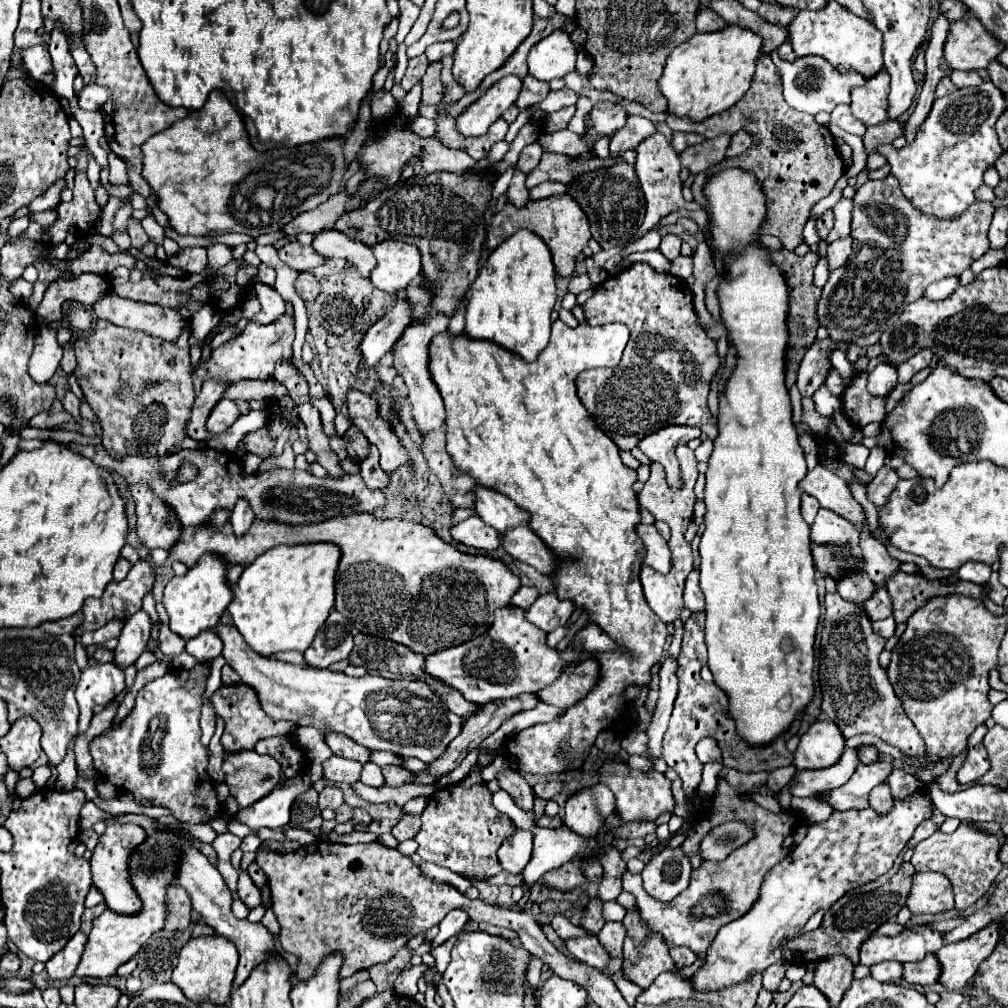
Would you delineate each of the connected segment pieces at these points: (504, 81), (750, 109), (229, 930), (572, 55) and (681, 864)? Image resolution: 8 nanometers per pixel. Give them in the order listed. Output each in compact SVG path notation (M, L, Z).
M506 75L494 83L474 105L470 105L460 117L456 117L458 131L466 137L478 137L488 131L488 127L518 99L522 89L522 79L516 75Z
M768 55L758 59L756 73L746 95L734 107L722 111L722 117L718 113L704 121L692 121L690 117L678 117L666 111L666 123L672 131L700 133L704 137L736 133L738 129L746 129L754 135L754 145L740 157L726 159L722 167L742 167L746 171L754 171L756 177L764 183L768 221L762 227L762 235L780 237L788 251L794 251L804 241L802 231L814 207L816 193L818 197L830 195L834 183L844 175L846 169L828 127L816 123L812 115L794 111L786 105L782 99L782 79L778 67Z
M186 847L186 851L182 851L182 863L180 863L180 873L178 873L176 883L188 891L190 901L192 901L192 909L200 915L200 919L204 923L208 923L210 927L214 927L218 935L230 939L236 945L236 949L240 953L240 963L238 963L238 969L236 969L234 987L242 985L248 979L254 965L258 965L258 963L262 963L262 961L266 961L268 957L274 955L272 933L262 923L250 923L250 921L238 919L232 913L232 891L228 889L226 881L218 873L218 869L198 849Z
M554 31L546 39L538 41L528 55L530 75L536 79L552 81L562 79L576 67L578 51L566 31Z
M664 849L642 871L644 889L658 901L672 901L688 887L690 859L676 849Z

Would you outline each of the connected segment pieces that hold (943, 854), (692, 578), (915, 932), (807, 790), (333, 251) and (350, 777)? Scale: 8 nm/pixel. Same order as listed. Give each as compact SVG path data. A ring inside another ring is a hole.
M960 823L960 827L950 835L936 831L932 837L914 847L910 863L916 867L916 871L940 871L952 881L956 895L954 909L958 913L966 911L982 895L986 895L1002 869L1002 863L998 861L998 837L976 829L972 823Z
M692 569L690 575L686 577L686 583L684 583L684 603L690 611L702 611L704 609L704 595L698 587L698 575L700 575L700 571Z
M918 925L894 937L868 937L860 947L860 963L868 967L888 959L914 963L924 959L928 953L936 953L944 945L944 933L928 925Z
M858 747L854 749L844 749L842 757L834 767L828 769L814 769L814 771L798 771L796 775L796 785L792 787L792 795L796 797L814 797L820 793L826 793L834 787L844 785L856 767L860 765L858 757Z
M340 231L316 233L312 239L312 247L322 257L338 257L338 259L346 259L346 261L354 263L364 277L368 277L376 265L376 259L374 259L370 247L342 235Z
M336 756L322 763L324 777L330 781L344 781L354 783L360 779L360 763L344 757Z

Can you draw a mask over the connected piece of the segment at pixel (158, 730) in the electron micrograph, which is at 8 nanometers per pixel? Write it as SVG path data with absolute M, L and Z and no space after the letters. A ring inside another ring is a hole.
M200 663L194 669L170 669L164 677L150 681L136 695L136 705L132 713L108 735L100 735L90 743L90 753L94 757L94 767L98 775L114 787L122 787L136 795L136 799L152 799L156 805L172 809L172 815L188 823L204 823L210 817L220 815L220 803L212 791L212 785L206 785L206 765L208 749L200 743L200 711L204 703L204 689L210 671Z

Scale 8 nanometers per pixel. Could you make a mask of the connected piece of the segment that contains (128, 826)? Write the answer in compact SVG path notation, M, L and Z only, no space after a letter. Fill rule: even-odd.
M124 823L124 825L108 825L106 833L100 837L94 853L92 853L92 875L94 875L94 885L102 891L106 907L116 911L116 913L136 913L140 909L140 899L136 897L130 879L128 879L128 859L134 847L138 847L146 839L146 831L140 825L134 823Z

